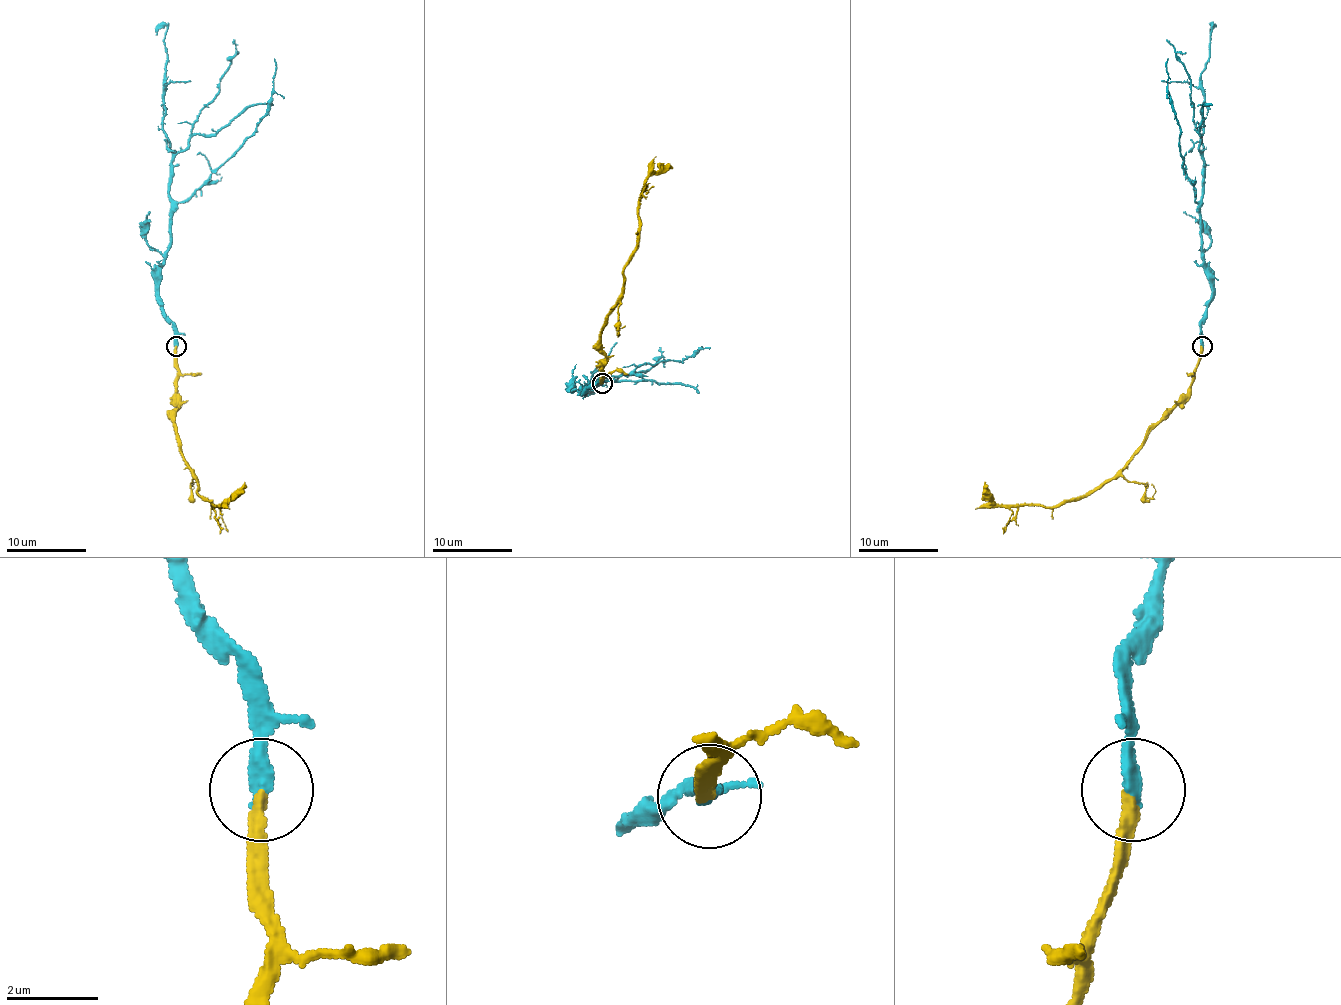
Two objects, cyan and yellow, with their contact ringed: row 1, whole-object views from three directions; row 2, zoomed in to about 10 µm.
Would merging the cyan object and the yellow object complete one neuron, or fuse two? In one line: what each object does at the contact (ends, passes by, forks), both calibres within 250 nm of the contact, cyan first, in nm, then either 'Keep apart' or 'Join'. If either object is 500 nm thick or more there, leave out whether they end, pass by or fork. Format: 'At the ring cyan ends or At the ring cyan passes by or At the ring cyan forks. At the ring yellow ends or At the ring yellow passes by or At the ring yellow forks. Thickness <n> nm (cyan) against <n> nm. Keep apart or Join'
At the ring cyan ends. At the ring yellow ends. Thickness 320 nm (cyan) against 260 nm. Join

